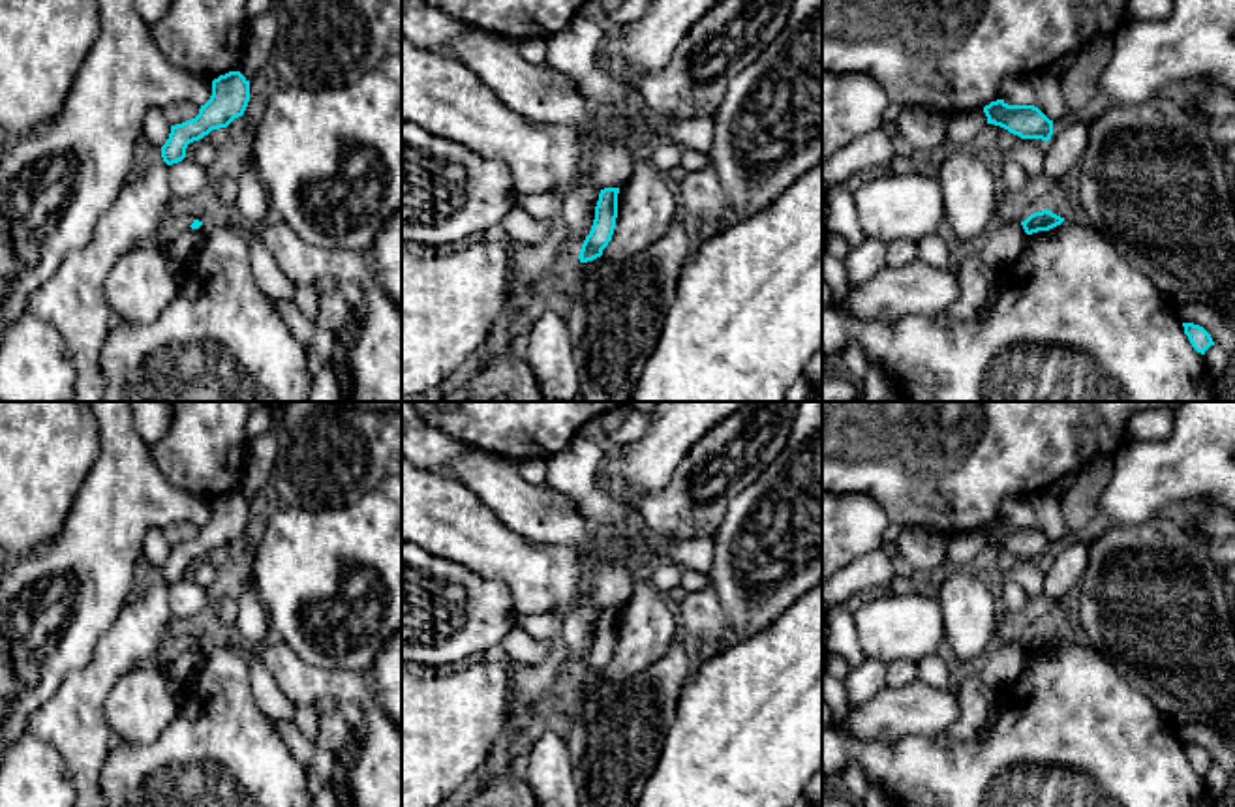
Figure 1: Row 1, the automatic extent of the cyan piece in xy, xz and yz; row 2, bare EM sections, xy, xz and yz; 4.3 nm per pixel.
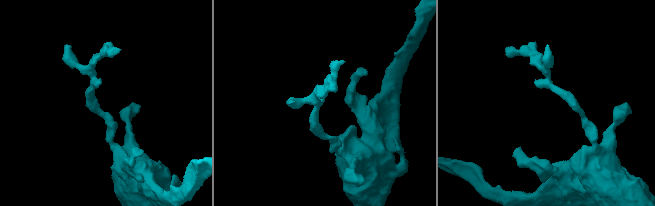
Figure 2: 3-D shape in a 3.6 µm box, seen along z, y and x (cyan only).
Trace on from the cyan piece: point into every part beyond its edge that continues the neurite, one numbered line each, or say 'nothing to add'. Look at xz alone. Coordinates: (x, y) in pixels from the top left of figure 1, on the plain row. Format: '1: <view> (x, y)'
nothing to add

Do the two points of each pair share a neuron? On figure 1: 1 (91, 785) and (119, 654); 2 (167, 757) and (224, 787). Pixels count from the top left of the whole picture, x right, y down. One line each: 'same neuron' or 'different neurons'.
1: same neuron
2: same neuron

